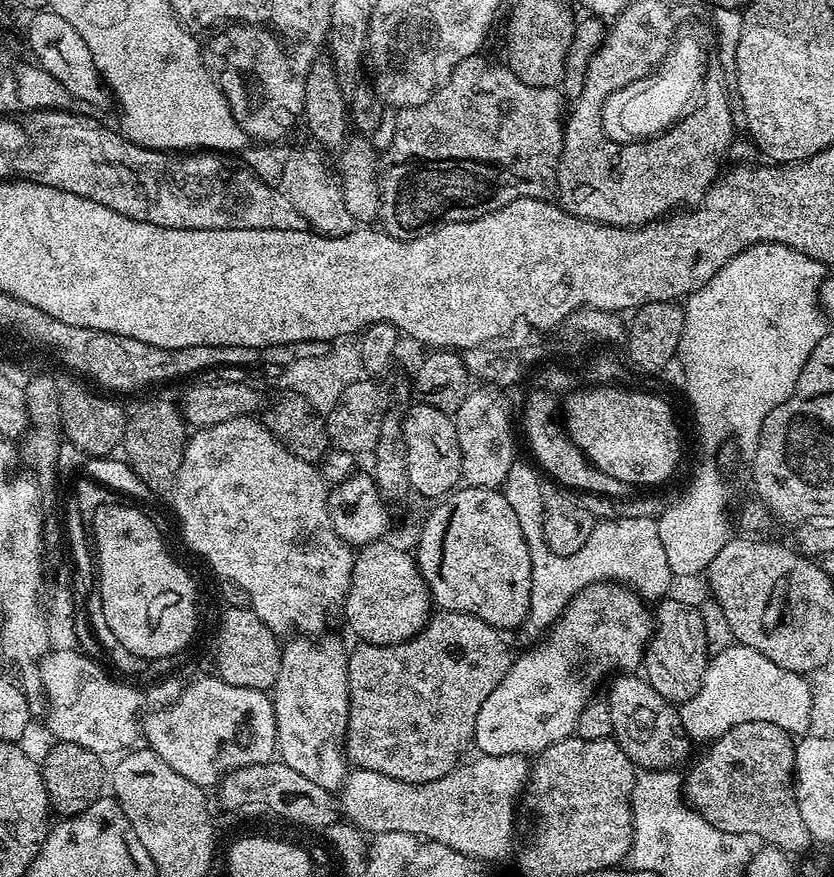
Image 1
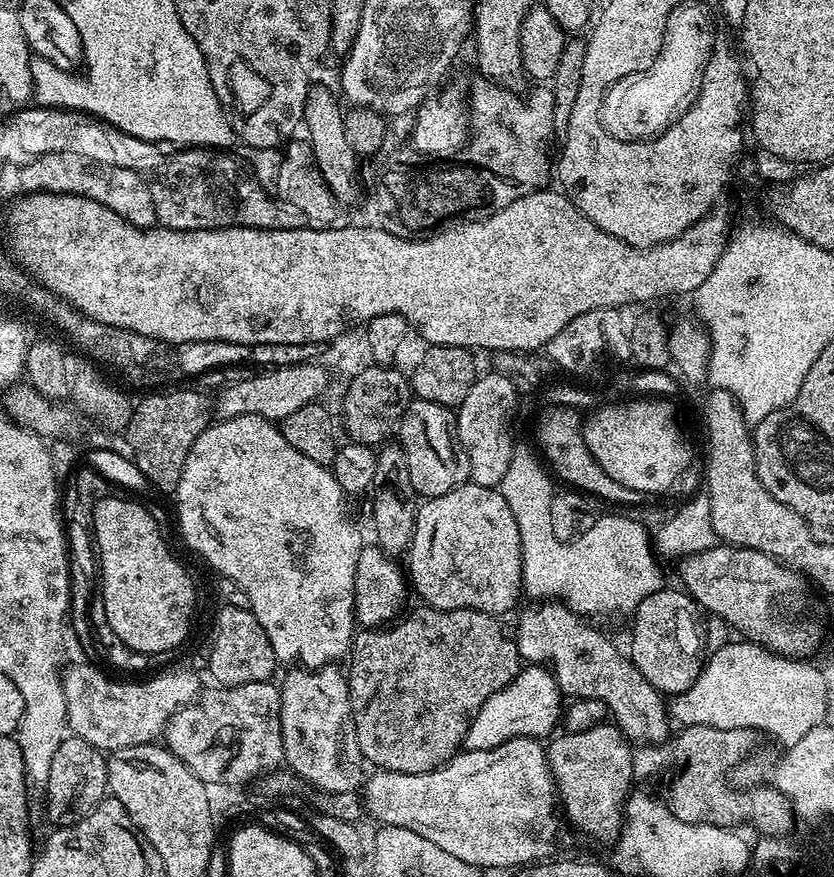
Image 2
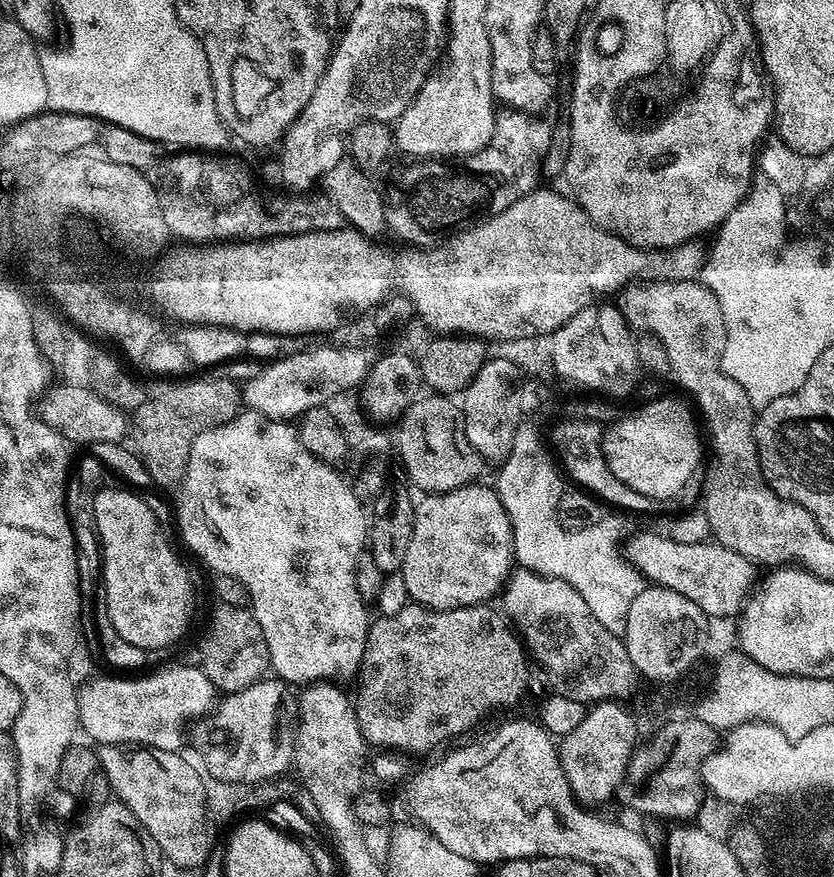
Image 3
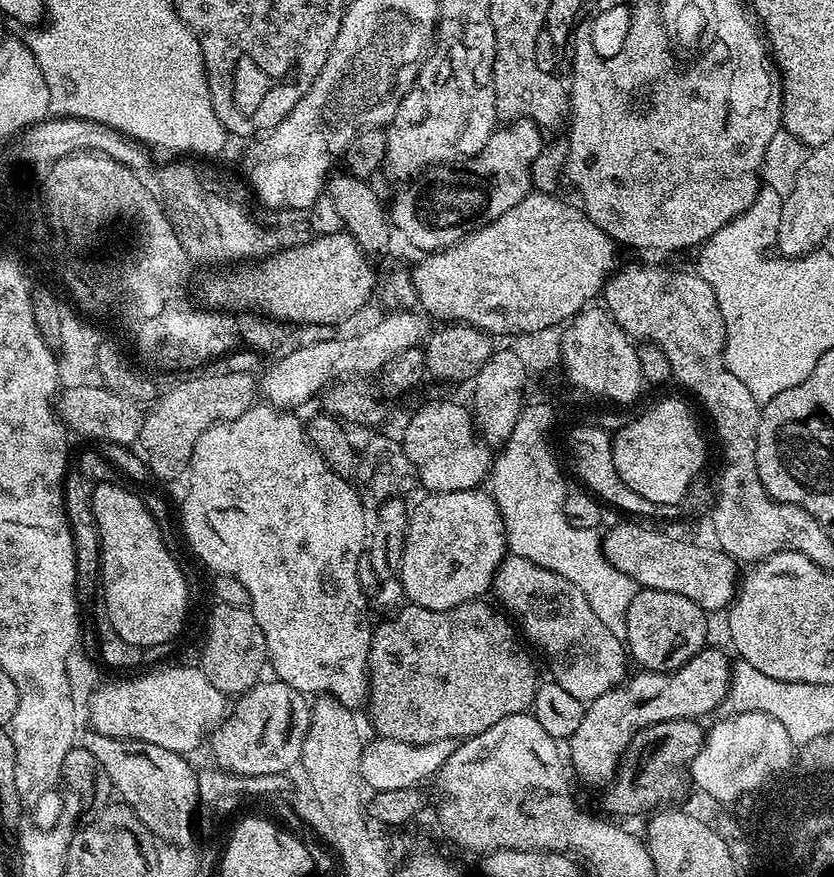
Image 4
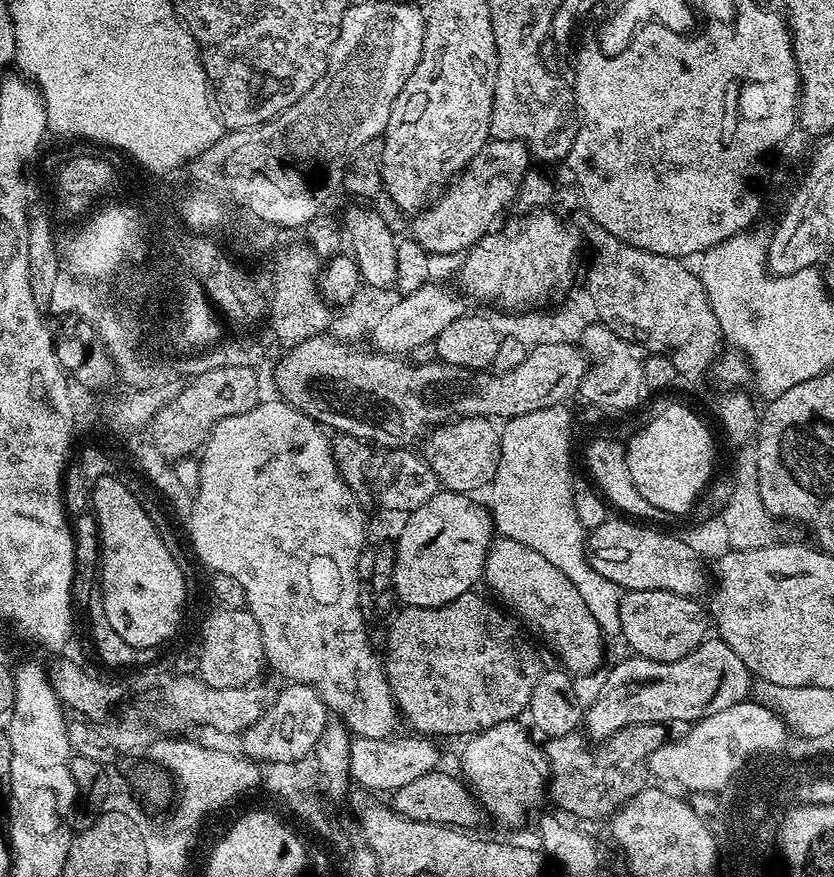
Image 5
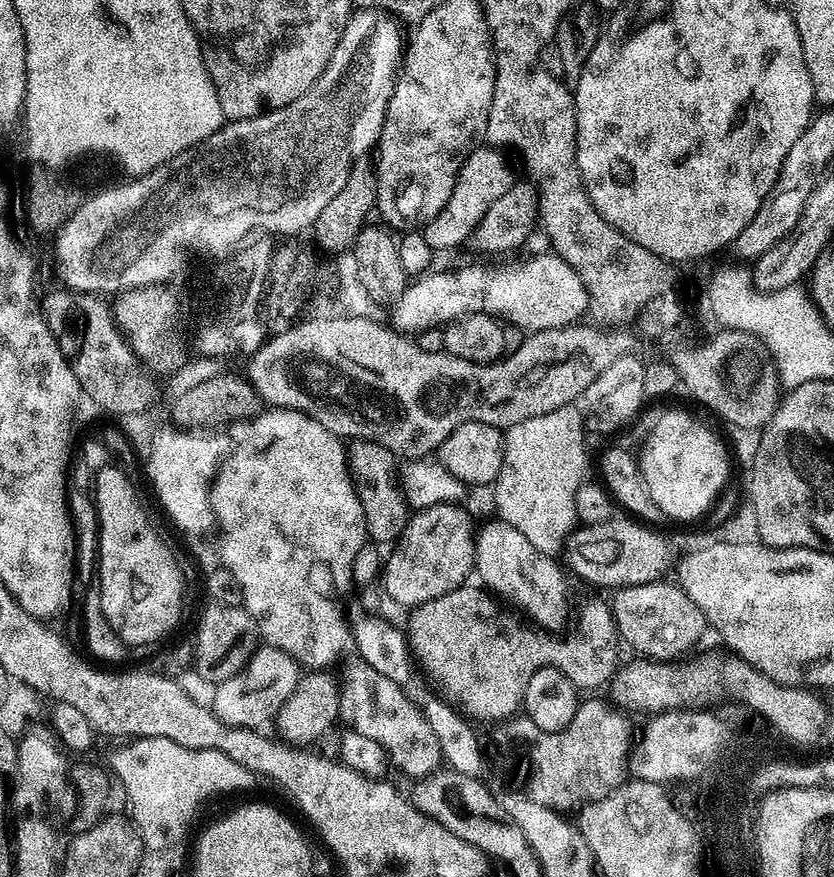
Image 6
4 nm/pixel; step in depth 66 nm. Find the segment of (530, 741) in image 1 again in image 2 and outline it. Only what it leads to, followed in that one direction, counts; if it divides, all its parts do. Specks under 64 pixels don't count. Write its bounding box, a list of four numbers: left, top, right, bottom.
[463,667,562,752]

